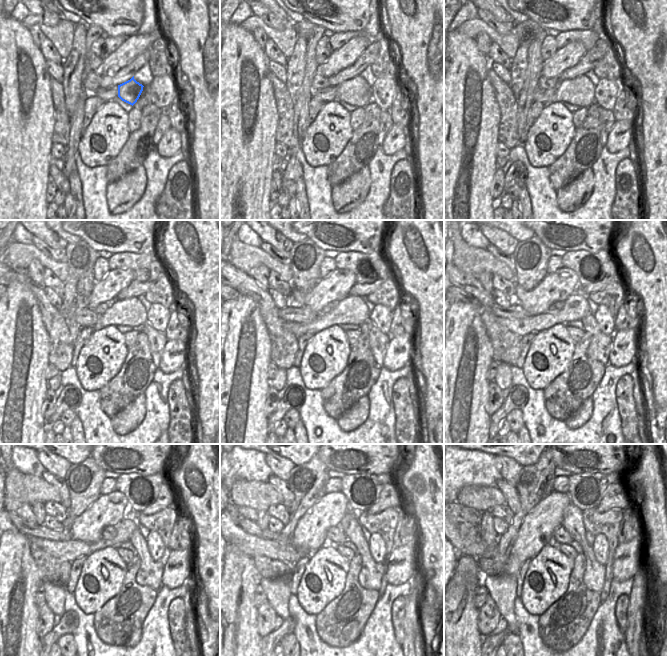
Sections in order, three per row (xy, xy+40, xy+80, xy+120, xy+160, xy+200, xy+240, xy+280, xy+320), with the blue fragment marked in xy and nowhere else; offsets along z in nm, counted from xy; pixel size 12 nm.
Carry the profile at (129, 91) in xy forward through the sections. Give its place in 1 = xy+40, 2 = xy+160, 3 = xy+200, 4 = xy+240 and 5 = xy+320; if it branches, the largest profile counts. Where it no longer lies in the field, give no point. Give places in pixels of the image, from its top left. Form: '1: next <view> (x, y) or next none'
1: next xy+40 (357, 92)
2: next xy+160 (352, 309)
3: next xy+200 (576, 307)
4: next xy+240 (71, 550)
5: next xy+320 (478, 548)

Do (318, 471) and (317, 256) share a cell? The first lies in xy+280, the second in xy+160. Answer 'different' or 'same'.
same

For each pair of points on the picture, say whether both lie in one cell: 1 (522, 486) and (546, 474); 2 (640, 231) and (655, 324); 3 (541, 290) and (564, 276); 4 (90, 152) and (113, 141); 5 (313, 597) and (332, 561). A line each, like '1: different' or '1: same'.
1: same
2: same
3: same
4: same
5: same

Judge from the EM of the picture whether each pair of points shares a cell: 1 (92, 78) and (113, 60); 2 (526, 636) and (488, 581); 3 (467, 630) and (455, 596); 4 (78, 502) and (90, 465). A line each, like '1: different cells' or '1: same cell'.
1: different cells
2: different cells
3: same cell
4: same cell

